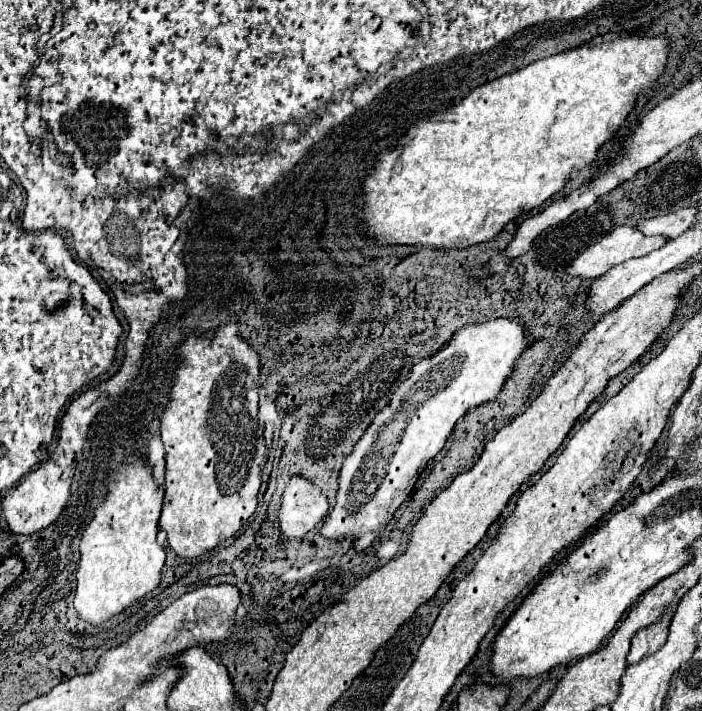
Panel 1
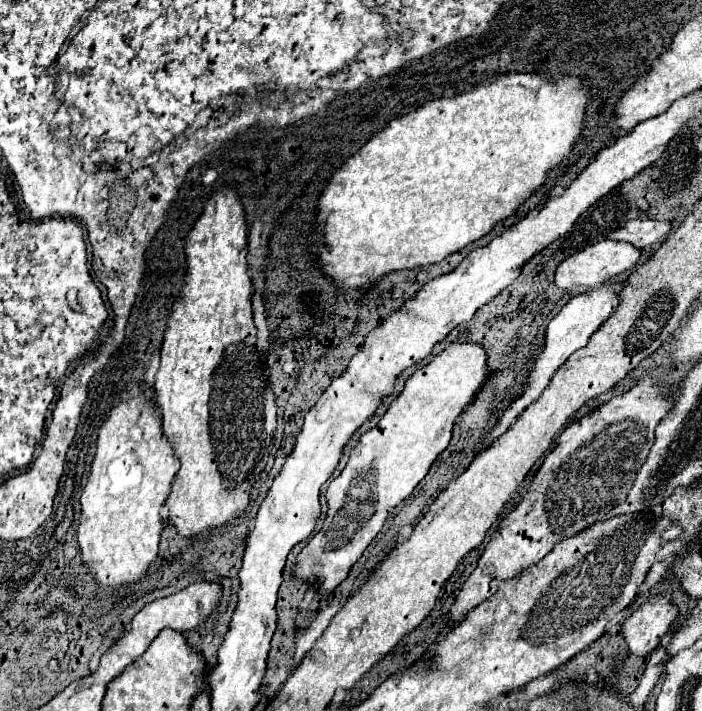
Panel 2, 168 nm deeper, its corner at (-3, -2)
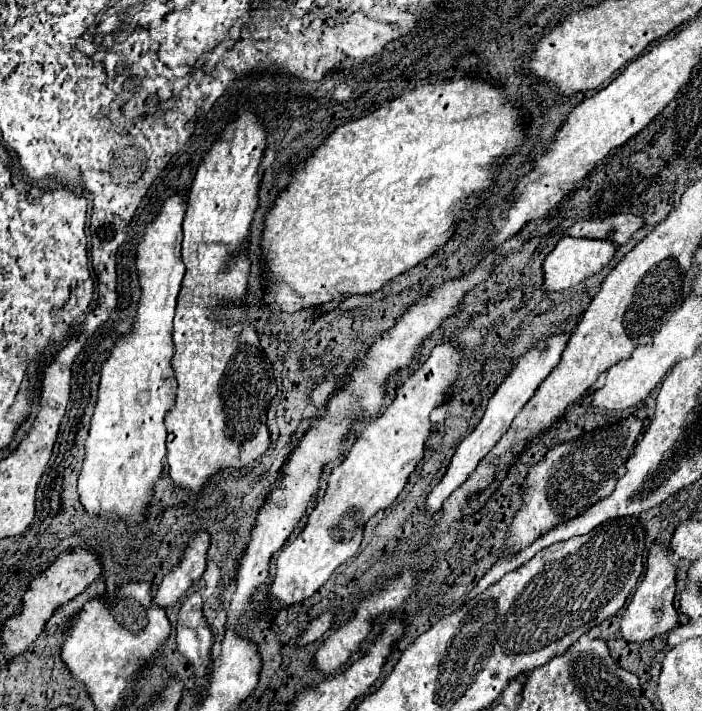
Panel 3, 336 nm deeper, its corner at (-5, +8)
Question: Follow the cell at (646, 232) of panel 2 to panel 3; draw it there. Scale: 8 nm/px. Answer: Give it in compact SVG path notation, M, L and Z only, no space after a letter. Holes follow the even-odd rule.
M613 214L609 218L597 220L579 220L563 232L571 238L593 238L593 240L611 240L613 244L625 244L633 232L643 226L643 218L633 214Z

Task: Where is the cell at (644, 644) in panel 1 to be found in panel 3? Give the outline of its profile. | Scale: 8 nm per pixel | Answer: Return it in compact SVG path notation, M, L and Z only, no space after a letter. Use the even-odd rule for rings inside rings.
M653 544L649 556L647 556L647 566L645 574L633 594L631 604L627 606L623 620L621 620L621 634L629 642L645 642L651 640L653 636L667 634L671 628L677 626L677 610L673 608L673 596L675 596L675 564L671 562L671 548L669 544Z

